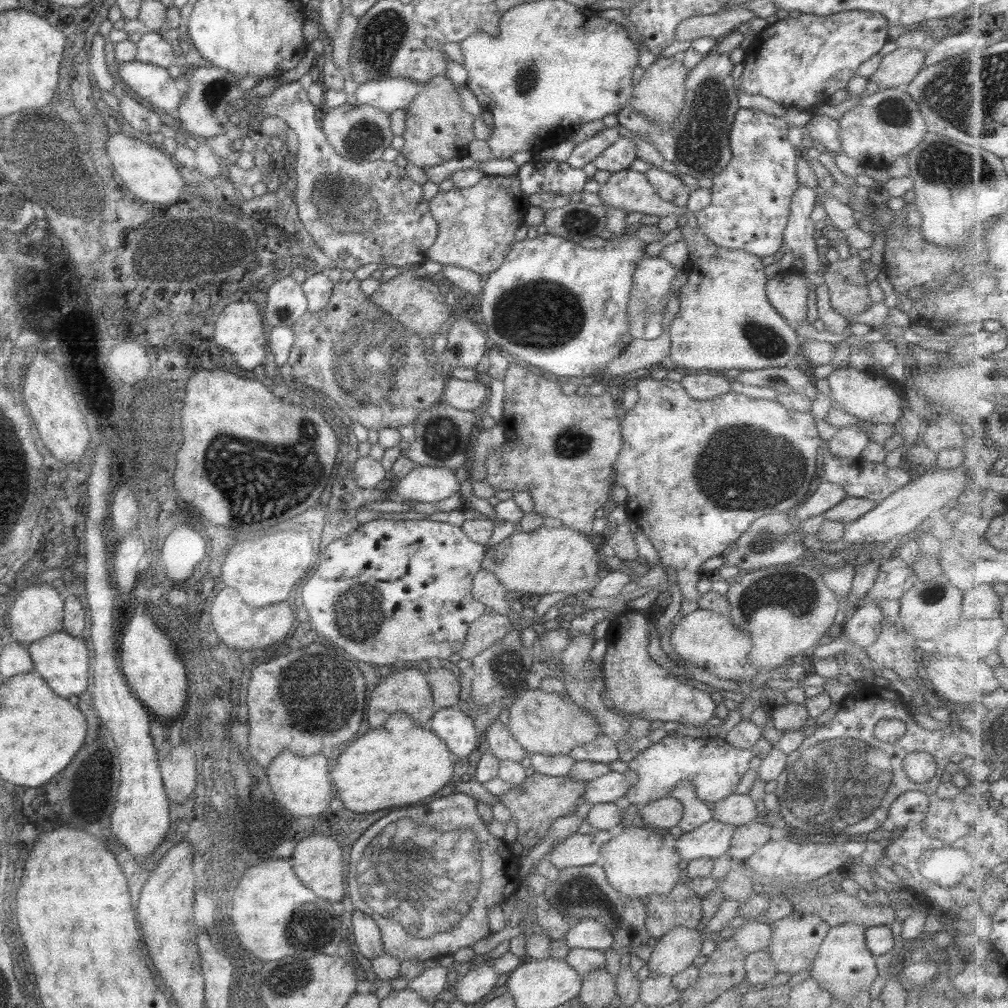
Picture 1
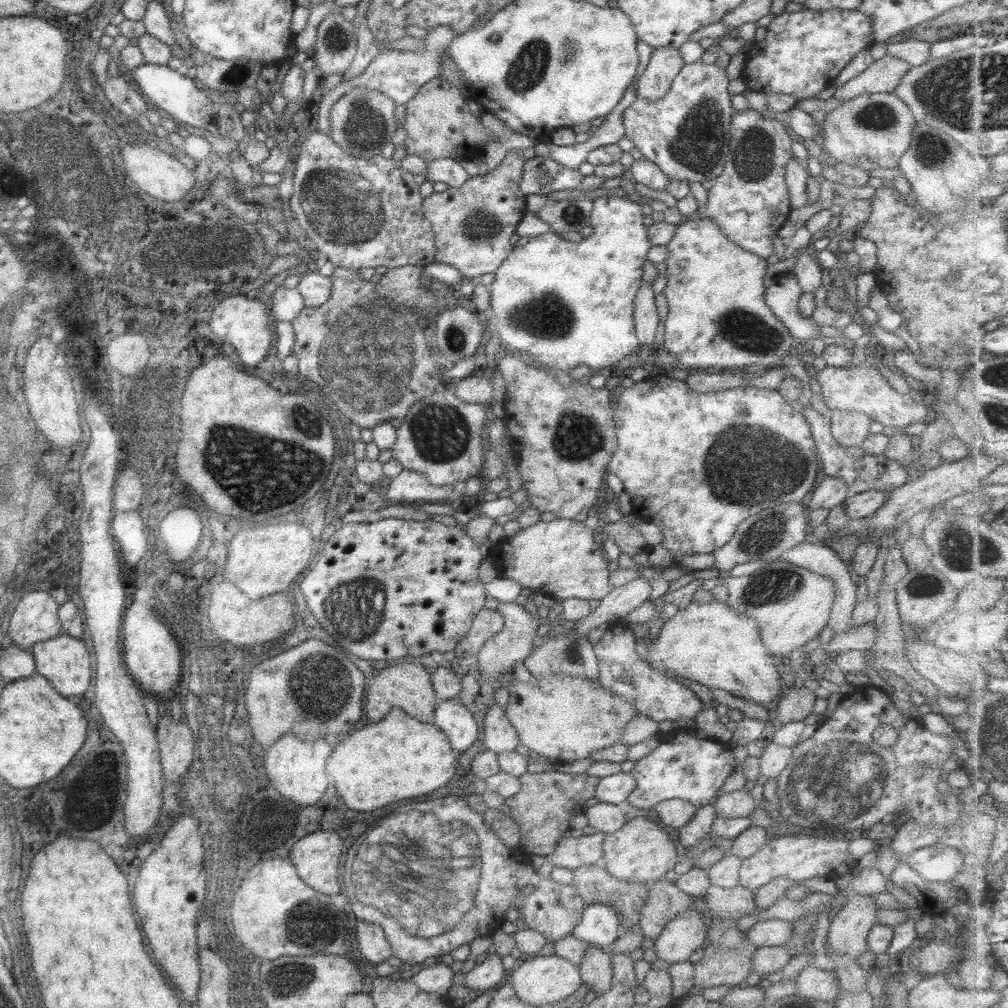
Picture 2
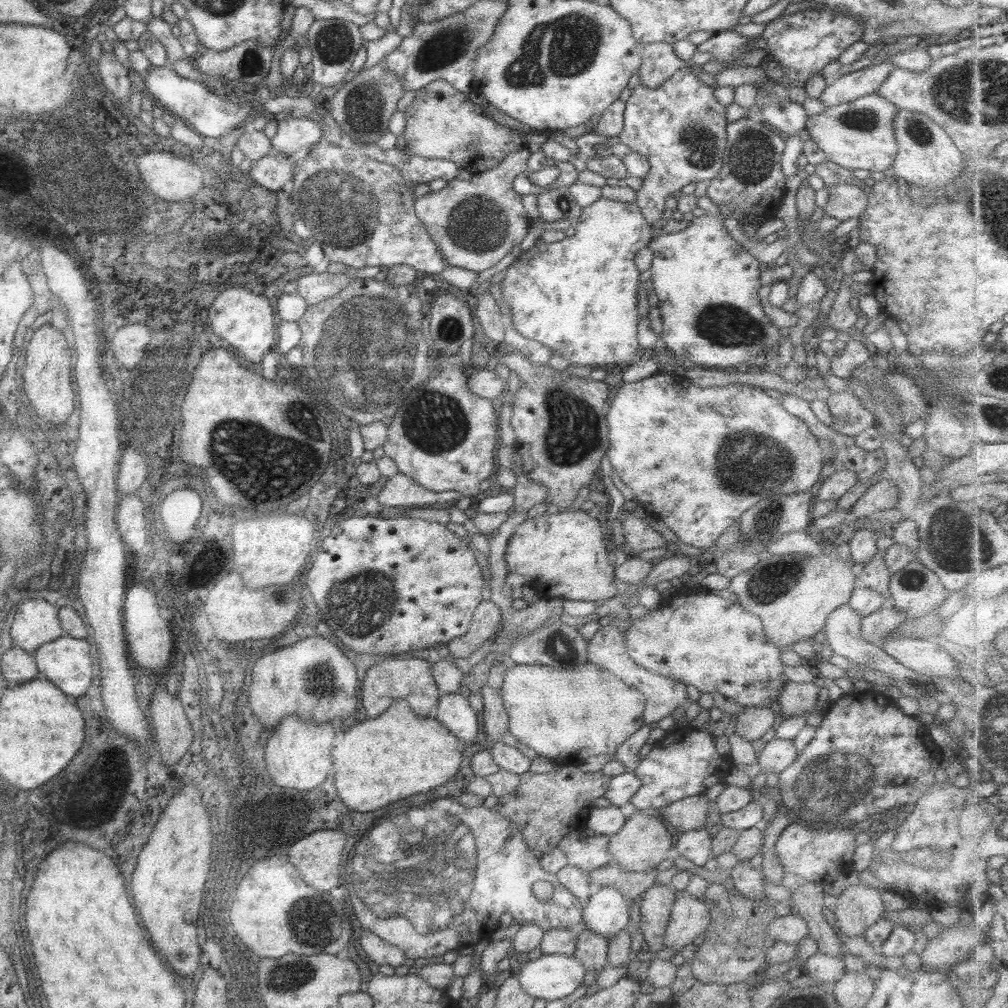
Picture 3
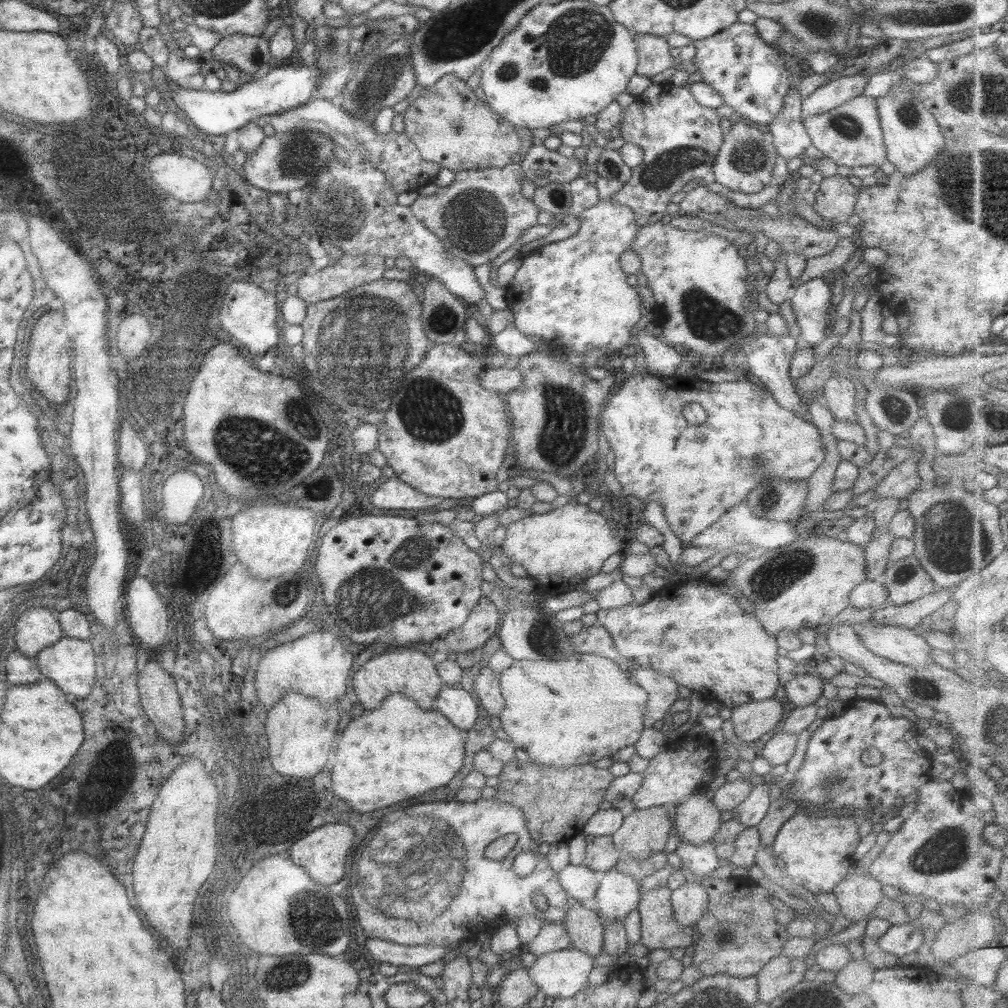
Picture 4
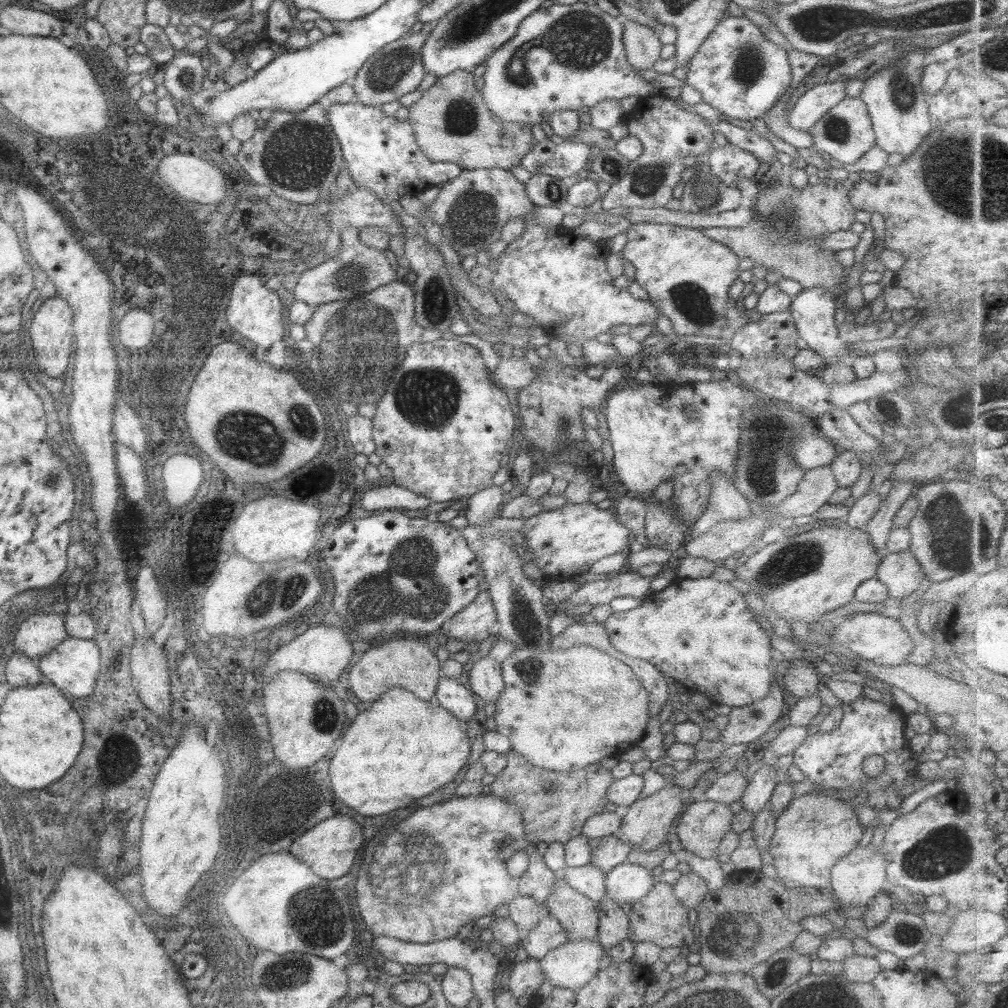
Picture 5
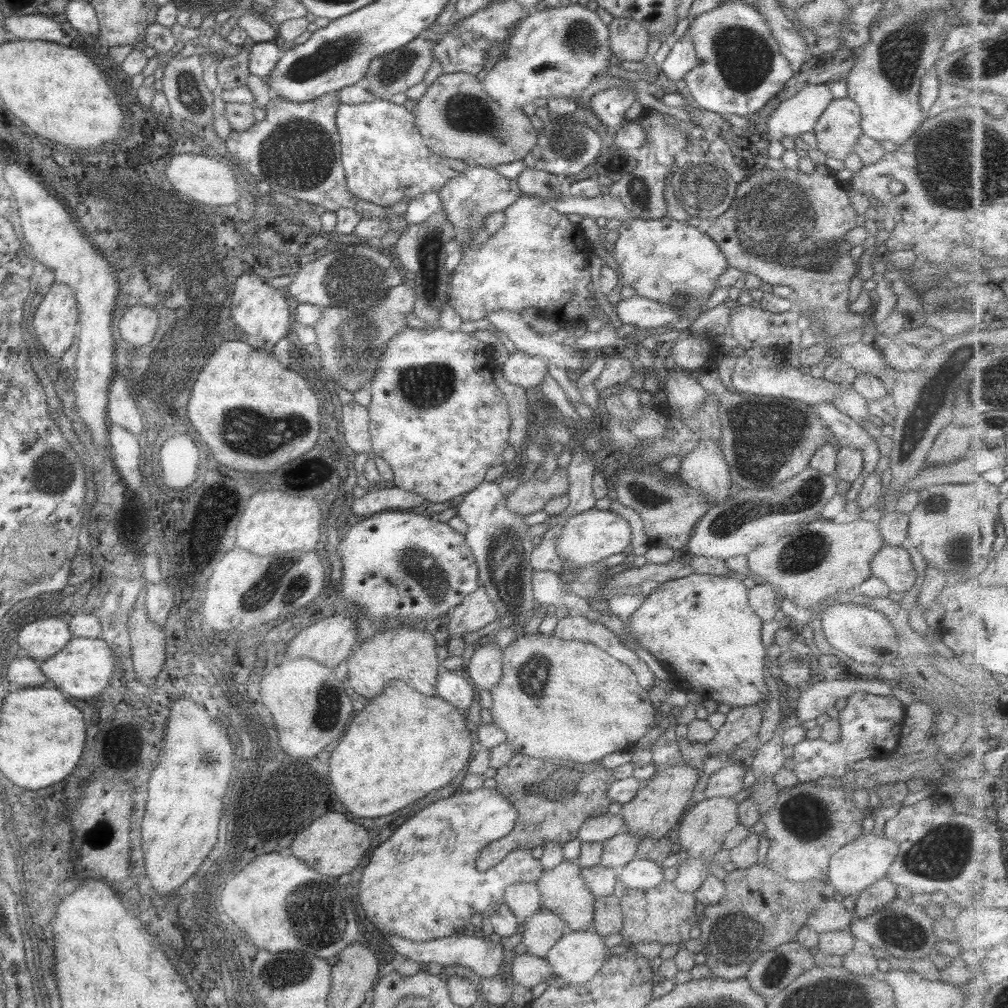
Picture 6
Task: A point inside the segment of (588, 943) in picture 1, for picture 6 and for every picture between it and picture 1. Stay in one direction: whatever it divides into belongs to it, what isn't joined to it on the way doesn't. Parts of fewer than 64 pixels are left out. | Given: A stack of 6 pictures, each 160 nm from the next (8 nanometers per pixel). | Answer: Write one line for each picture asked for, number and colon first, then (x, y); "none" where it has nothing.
2: (598, 926)
3: (606, 912)
4: (617, 894)
5: (625, 884)
6: (639, 874)

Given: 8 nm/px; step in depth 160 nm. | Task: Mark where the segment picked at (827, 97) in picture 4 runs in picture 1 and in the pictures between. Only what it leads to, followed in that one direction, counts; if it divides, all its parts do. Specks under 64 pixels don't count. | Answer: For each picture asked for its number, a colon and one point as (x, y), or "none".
1: (897, 68)
2: (882, 76)
3: (848, 87)

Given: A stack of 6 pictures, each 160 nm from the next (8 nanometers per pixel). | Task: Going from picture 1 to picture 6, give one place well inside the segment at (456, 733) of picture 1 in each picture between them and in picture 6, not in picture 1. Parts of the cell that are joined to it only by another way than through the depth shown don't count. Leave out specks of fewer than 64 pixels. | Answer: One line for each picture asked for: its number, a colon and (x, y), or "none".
2: (451, 717)
3: (452, 710)
4: (457, 706)
5: (451, 695)
6: (454, 688)

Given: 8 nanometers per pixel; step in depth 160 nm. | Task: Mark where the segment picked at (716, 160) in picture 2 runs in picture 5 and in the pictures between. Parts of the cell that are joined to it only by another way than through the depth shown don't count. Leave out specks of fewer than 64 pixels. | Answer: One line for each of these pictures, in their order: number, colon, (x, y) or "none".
3: (678, 127)
4: (679, 138)
5: (674, 141)

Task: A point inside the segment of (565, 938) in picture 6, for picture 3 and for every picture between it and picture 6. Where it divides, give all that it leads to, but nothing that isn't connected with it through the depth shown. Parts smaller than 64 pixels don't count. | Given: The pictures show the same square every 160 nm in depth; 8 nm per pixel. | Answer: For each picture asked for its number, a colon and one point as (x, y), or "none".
3: (550, 977)
4: (561, 974)
5: (569, 966)

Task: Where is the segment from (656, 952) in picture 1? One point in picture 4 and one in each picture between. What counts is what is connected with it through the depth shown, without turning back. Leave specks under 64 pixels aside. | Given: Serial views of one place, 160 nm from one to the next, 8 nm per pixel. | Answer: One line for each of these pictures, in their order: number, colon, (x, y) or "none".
2: (682, 936)
3: (689, 917)
4: (688, 902)

